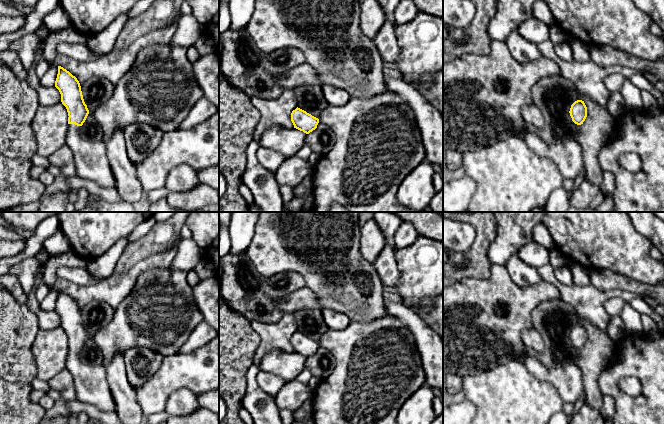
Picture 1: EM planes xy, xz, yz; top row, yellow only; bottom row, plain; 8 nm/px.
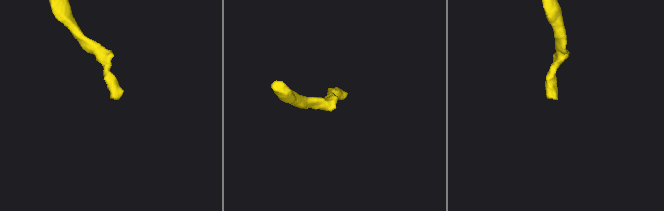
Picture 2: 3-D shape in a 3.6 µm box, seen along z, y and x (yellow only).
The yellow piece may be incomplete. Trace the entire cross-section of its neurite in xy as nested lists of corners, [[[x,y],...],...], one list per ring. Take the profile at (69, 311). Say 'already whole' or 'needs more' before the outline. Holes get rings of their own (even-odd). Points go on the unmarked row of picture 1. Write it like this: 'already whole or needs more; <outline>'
needs more; [[[58,290],[55,311],[59,314],[61,326],[68,336],[66,369],[73,377],[77,399],[94,405],[102,412],[115,412],[104,364],[92,364],[80,358],[89,334],[79,305],[69,295]]]

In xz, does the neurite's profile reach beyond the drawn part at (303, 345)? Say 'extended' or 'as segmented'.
as segmented

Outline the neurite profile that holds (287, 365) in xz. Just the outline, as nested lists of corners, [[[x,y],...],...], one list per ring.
[[[271,349],[263,357],[260,368],[281,377],[285,382],[290,382],[304,369],[306,360],[306,357],[296,352]]]

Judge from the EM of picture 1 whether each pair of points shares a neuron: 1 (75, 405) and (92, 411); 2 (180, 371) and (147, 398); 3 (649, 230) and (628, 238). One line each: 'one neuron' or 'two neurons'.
1: one neuron
2: one neuron
3: two neurons

